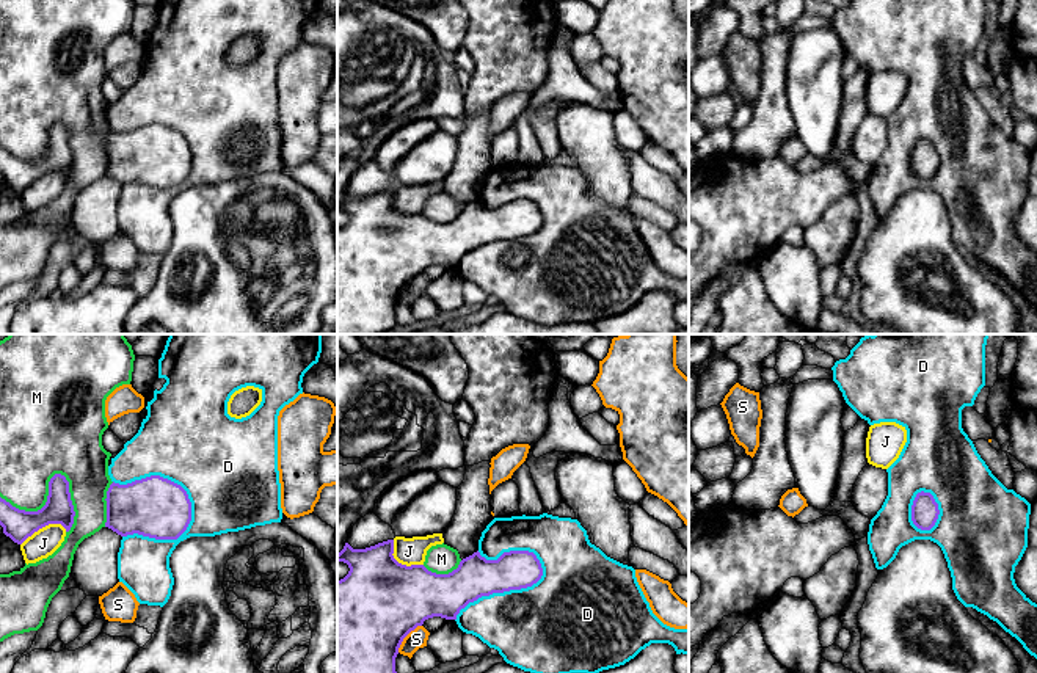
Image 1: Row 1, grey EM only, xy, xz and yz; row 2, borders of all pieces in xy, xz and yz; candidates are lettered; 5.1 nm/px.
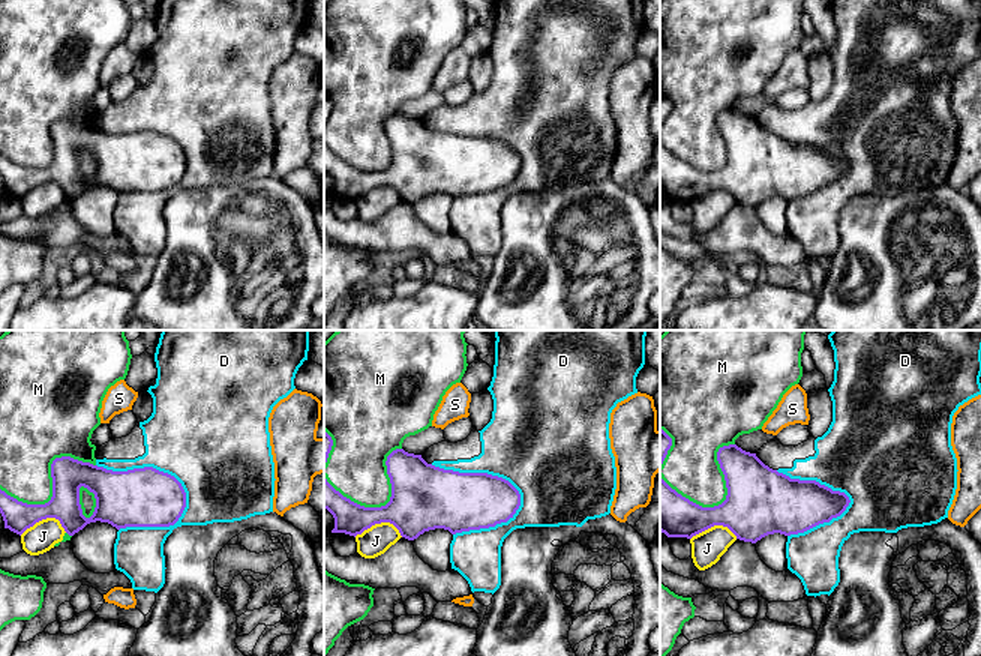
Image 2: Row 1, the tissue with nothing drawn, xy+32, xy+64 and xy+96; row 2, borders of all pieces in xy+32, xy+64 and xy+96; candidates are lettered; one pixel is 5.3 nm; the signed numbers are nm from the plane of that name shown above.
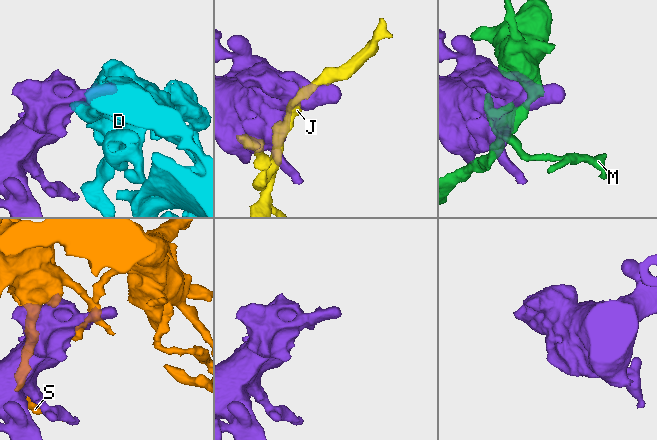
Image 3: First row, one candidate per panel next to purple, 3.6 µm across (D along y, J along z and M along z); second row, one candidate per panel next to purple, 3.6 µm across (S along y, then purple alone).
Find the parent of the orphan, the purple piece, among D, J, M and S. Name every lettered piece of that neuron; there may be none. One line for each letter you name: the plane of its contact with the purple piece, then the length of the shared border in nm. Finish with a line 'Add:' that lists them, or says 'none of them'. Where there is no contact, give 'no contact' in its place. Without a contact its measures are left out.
D: contact in xy; length 460 nm
Add: D

